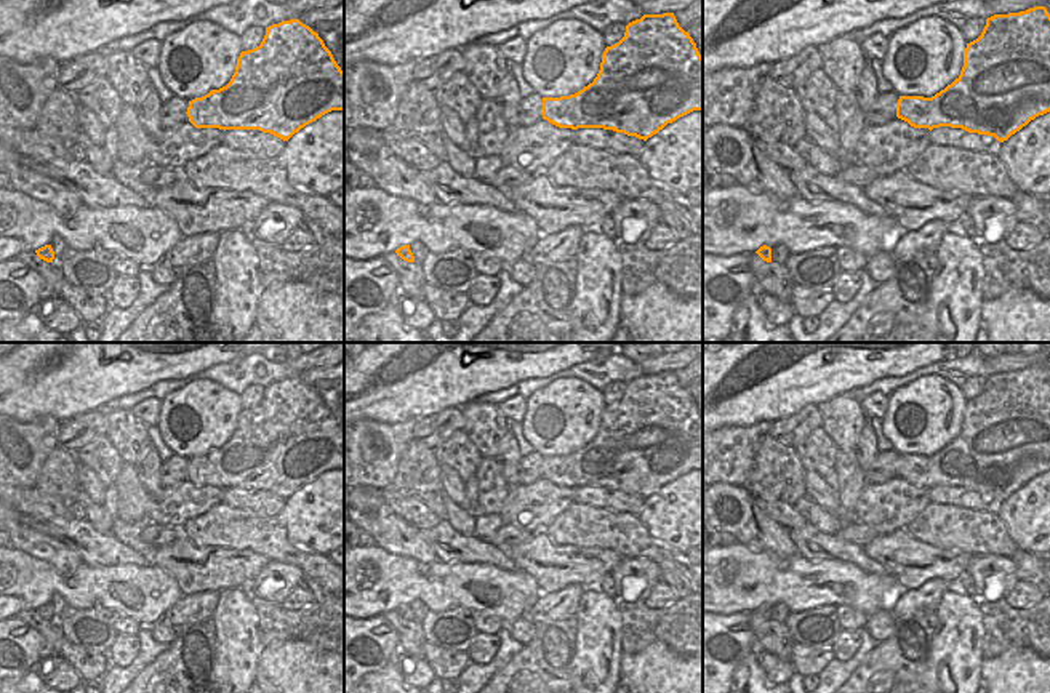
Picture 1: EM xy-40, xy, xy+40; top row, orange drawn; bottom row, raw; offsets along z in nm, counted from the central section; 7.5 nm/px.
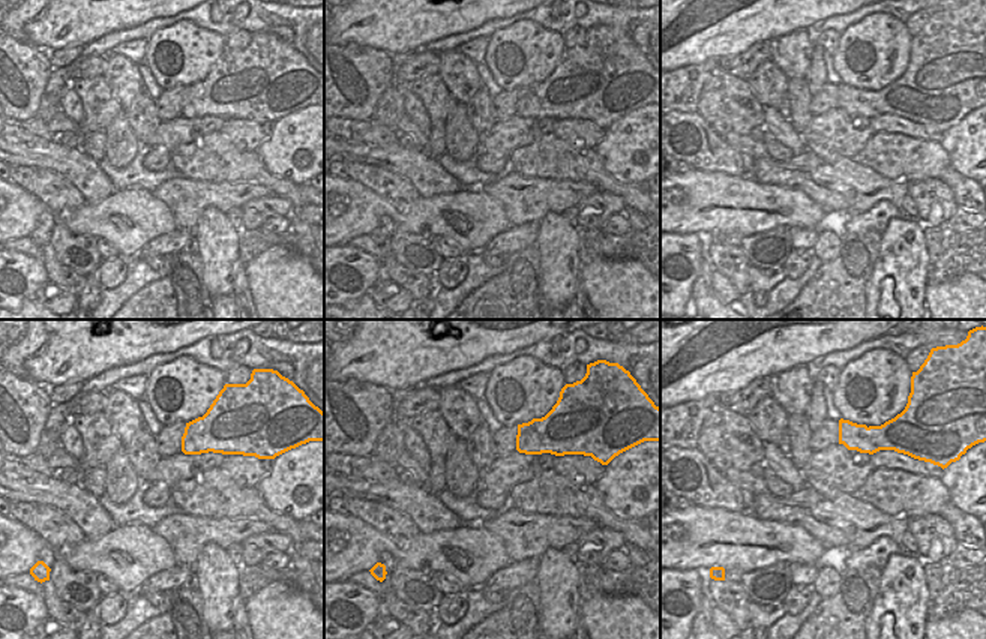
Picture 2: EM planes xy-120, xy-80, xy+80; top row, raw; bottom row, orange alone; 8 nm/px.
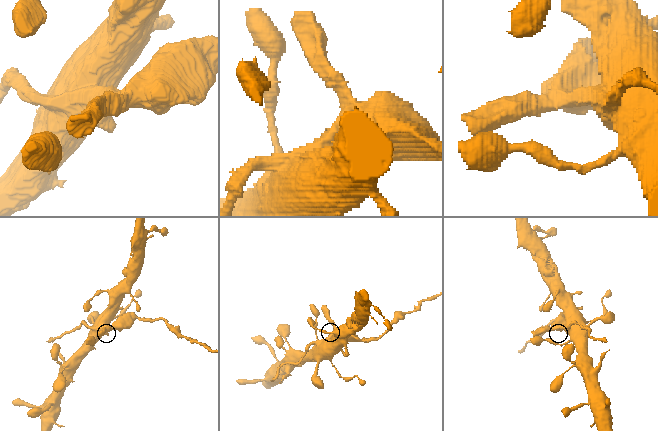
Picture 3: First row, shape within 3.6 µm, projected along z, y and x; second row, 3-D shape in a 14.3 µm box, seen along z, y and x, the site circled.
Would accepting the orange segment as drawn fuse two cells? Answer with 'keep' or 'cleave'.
cleave

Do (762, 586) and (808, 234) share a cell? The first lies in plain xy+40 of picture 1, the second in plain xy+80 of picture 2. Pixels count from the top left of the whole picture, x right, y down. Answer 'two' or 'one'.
two

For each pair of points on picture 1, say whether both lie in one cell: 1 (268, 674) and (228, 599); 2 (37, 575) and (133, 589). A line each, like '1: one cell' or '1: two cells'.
1: two cells
2: one cell

